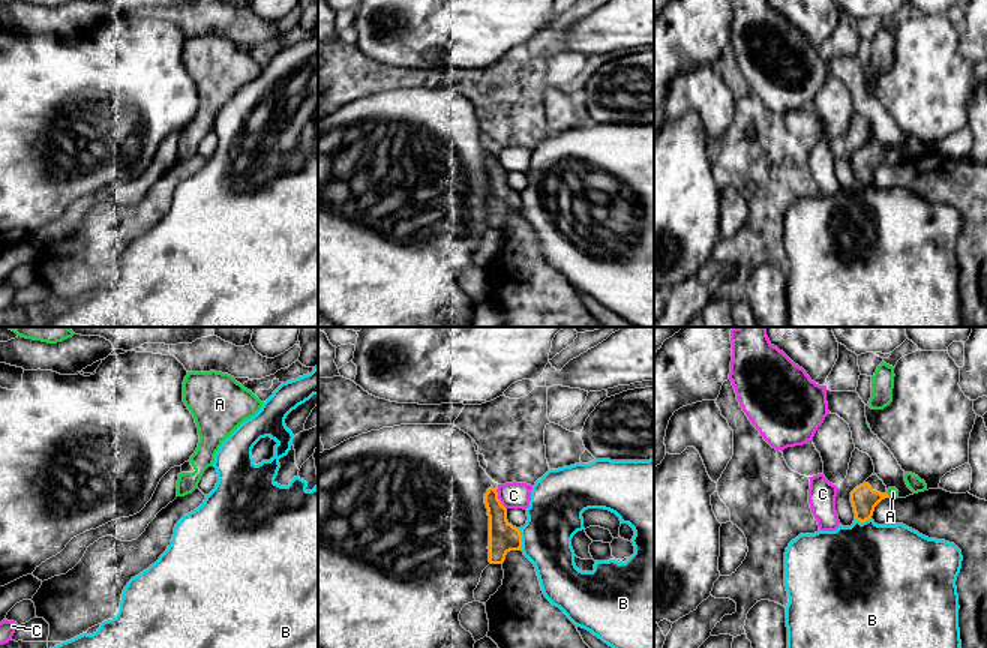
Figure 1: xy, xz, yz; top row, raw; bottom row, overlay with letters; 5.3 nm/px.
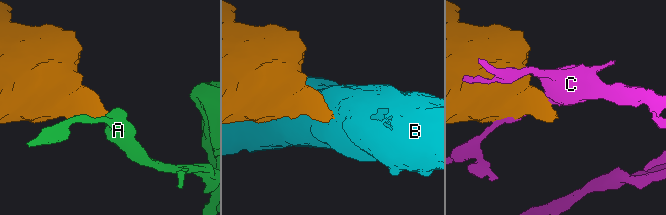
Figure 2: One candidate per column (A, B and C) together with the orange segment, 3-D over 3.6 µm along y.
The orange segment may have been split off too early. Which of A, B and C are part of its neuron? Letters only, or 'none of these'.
A

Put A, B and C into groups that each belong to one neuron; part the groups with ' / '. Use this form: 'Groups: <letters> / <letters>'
Groups: A / B / C

